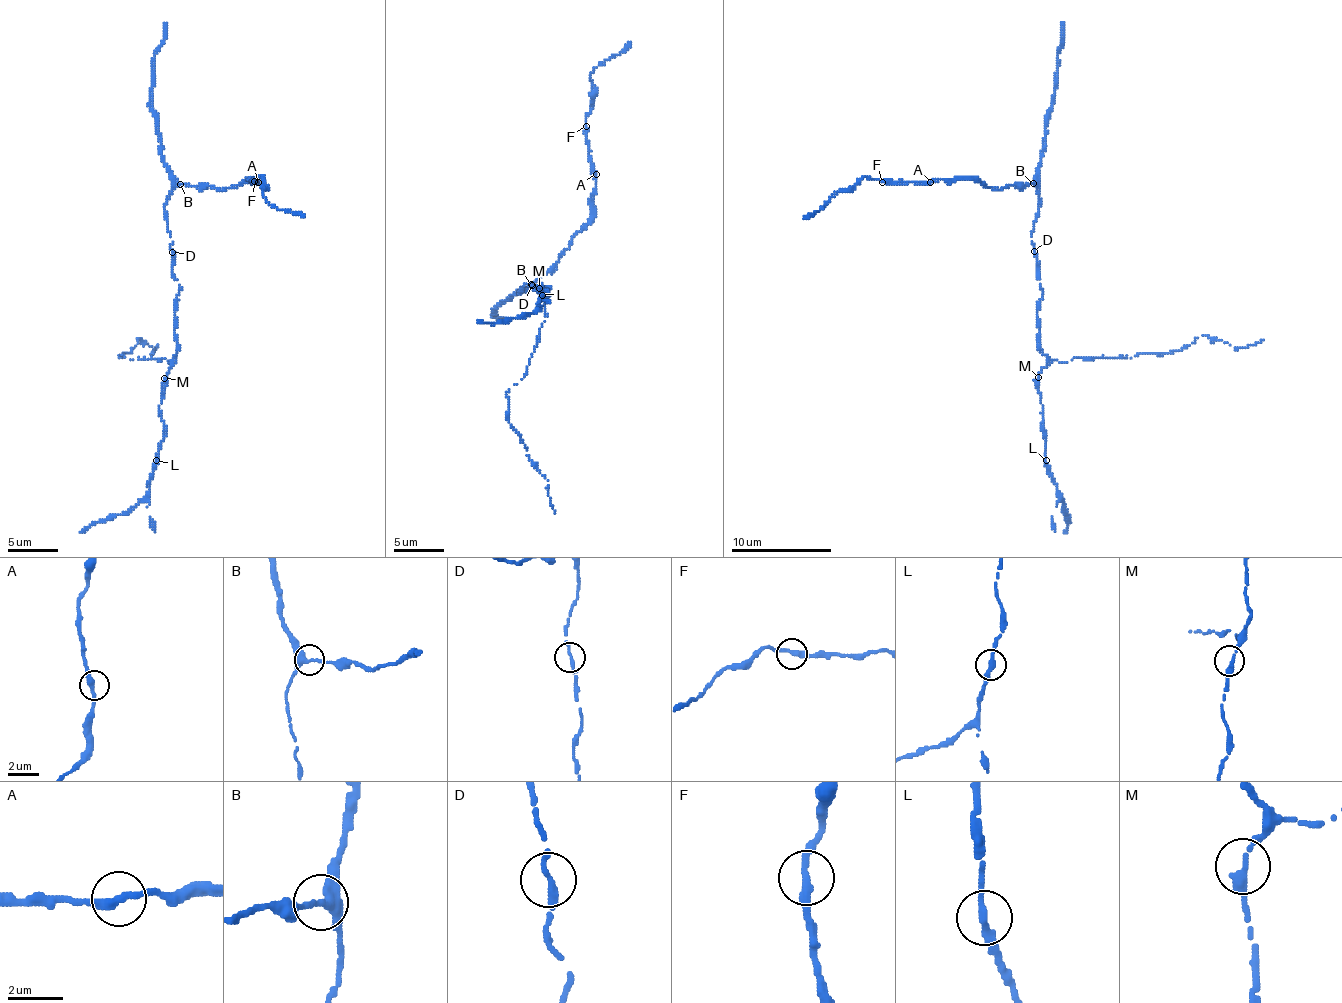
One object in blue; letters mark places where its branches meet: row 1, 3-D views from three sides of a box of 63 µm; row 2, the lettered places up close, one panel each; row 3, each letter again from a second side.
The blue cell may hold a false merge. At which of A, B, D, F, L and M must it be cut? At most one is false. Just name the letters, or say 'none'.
none

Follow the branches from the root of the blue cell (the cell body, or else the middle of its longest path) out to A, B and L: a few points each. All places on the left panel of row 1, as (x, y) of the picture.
A: (172, 249), (164, 204), (177, 186), (214, 186), (226, 190), (237, 188), (245, 180), (258, 182)
B: (172, 249), (164, 204), (167, 196), (180, 184)
L: (172, 249), (172, 274), (179, 285), (174, 312), (177, 350), (159, 406), (164, 438), (156, 461)

